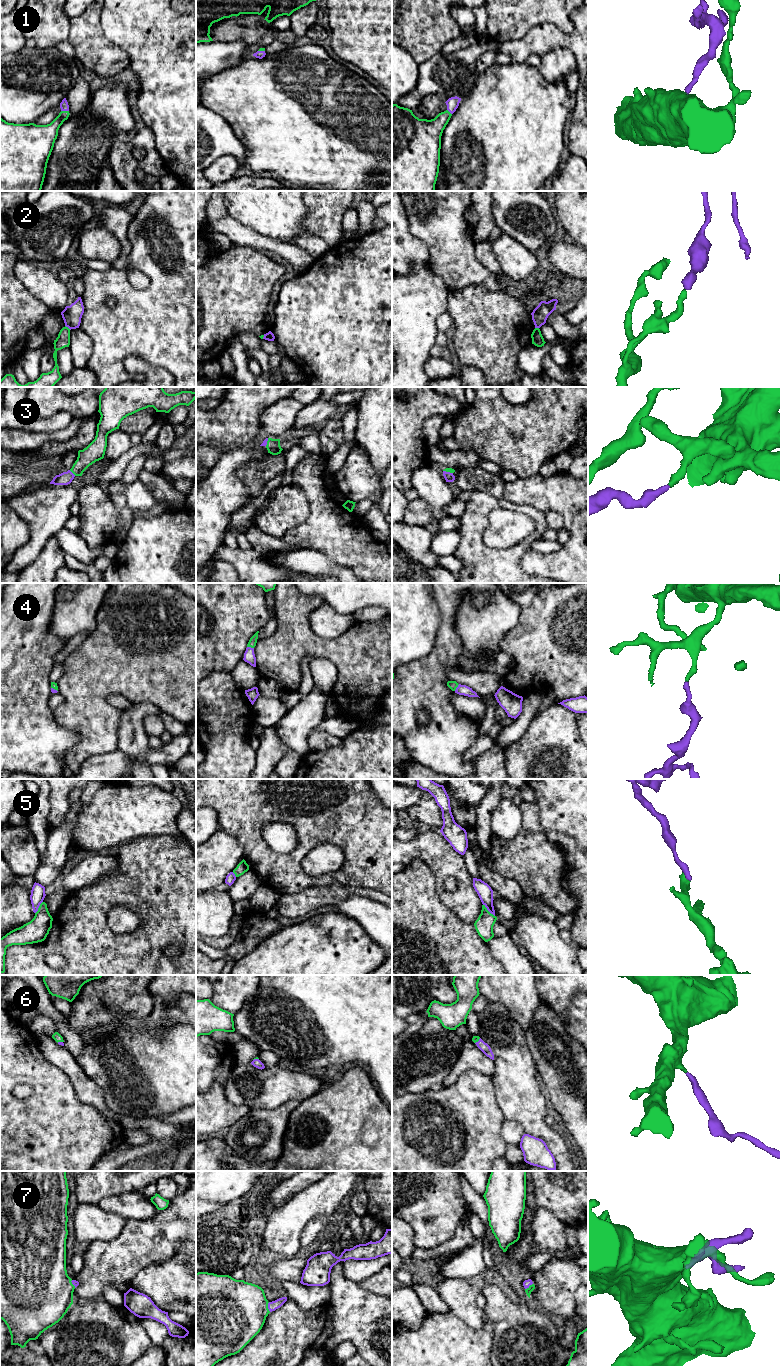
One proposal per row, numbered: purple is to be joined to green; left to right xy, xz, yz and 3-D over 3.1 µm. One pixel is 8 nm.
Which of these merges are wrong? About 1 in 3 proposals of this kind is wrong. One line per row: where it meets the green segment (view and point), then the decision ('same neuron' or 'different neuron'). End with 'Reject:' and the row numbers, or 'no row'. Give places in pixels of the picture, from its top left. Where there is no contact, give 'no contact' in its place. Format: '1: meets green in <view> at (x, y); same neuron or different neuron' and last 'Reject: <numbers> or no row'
1: meets green in xy at (65, 111); same neuron
2: meets green in xy at (67, 327); different neuron
3: meets green in xy at (72, 472); same neuron
4: meets green in xz at (250, 646); same neuron
5: meets green in yz at (487, 910); different neuron
6: meets green in yz at (477, 1041); same neuron
7: meets green in xz at (267, 1307); same neuron
Reject: 2, 5

